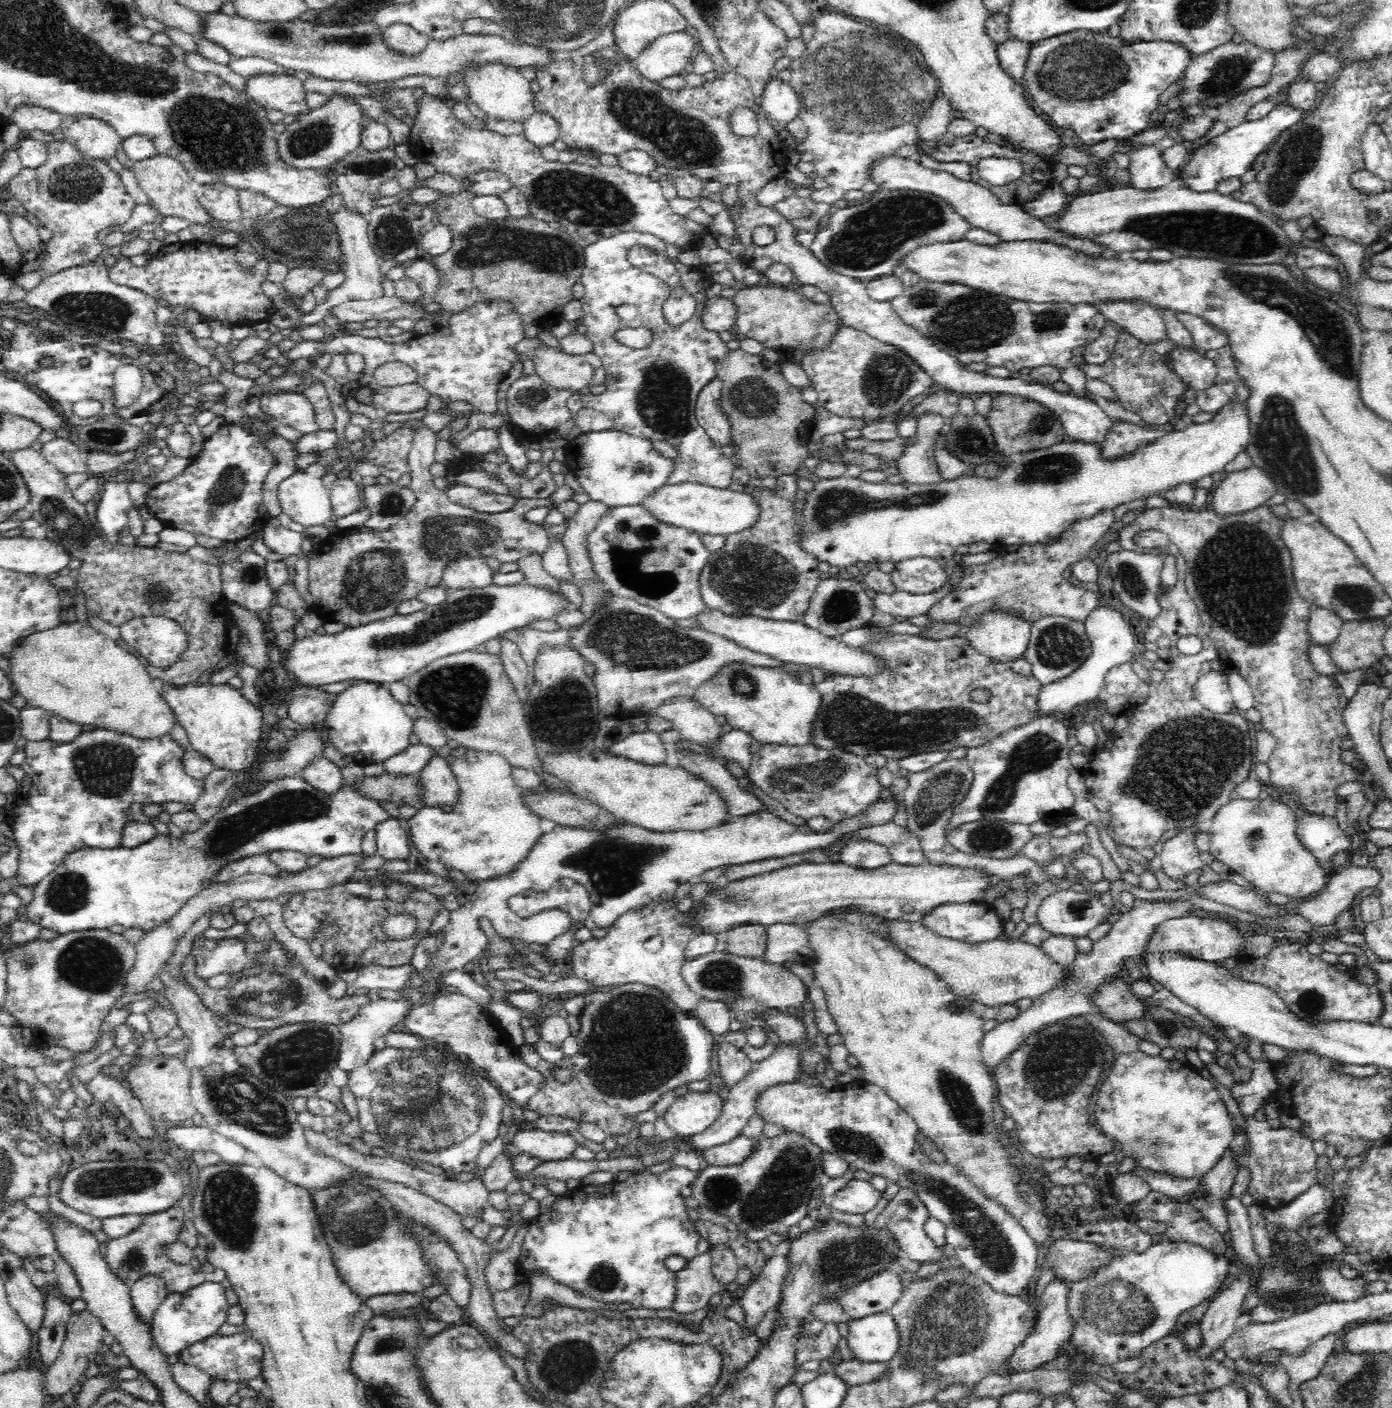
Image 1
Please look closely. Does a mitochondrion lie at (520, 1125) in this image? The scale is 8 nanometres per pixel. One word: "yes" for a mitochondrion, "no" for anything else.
no

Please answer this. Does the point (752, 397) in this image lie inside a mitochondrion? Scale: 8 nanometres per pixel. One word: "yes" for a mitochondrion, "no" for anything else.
yes

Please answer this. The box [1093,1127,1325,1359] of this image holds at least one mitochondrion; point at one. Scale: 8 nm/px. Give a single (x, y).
(1147, 1143)

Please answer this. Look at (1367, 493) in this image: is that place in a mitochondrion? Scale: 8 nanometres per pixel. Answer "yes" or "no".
no

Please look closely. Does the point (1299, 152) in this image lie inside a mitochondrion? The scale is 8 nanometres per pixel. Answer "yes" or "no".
yes

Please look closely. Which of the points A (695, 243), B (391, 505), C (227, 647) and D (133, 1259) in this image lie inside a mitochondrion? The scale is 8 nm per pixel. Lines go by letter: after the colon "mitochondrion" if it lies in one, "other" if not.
A: other
B: mitochondrion
C: other
D: mitochondrion

